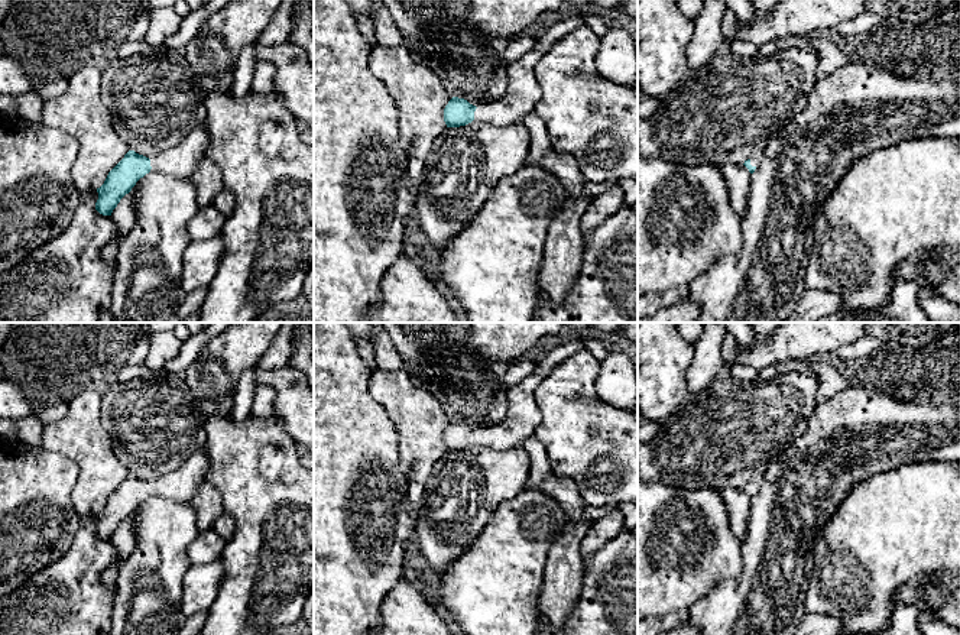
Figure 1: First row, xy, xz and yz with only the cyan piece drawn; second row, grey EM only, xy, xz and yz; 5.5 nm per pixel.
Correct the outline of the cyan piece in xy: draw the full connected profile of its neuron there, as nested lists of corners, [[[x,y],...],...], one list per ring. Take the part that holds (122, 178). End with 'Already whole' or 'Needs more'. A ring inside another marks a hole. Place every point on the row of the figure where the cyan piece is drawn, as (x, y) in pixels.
[[[205,126],[197,127],[176,146],[153,156],[152,159],[129,150],[124,158],[108,172],[104,184],[97,188],[95,210],[111,216],[120,200],[132,191],[136,182],[150,172],[192,178],[202,158],[208,153],[208,132]]]. Needs more

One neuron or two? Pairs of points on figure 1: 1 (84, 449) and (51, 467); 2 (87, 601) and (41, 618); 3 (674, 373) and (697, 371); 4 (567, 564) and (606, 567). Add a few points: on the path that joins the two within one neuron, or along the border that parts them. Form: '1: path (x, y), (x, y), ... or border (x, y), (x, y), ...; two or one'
1: border (41, 446), (75, 463), (78, 479), (73, 491); two
2: path (75, 603), (68, 605), (52, 618); one
3: border (693, 344), (693, 360), (687, 372), (688, 391); two
4: border (583, 559), (583, 583), (577, 599); two

